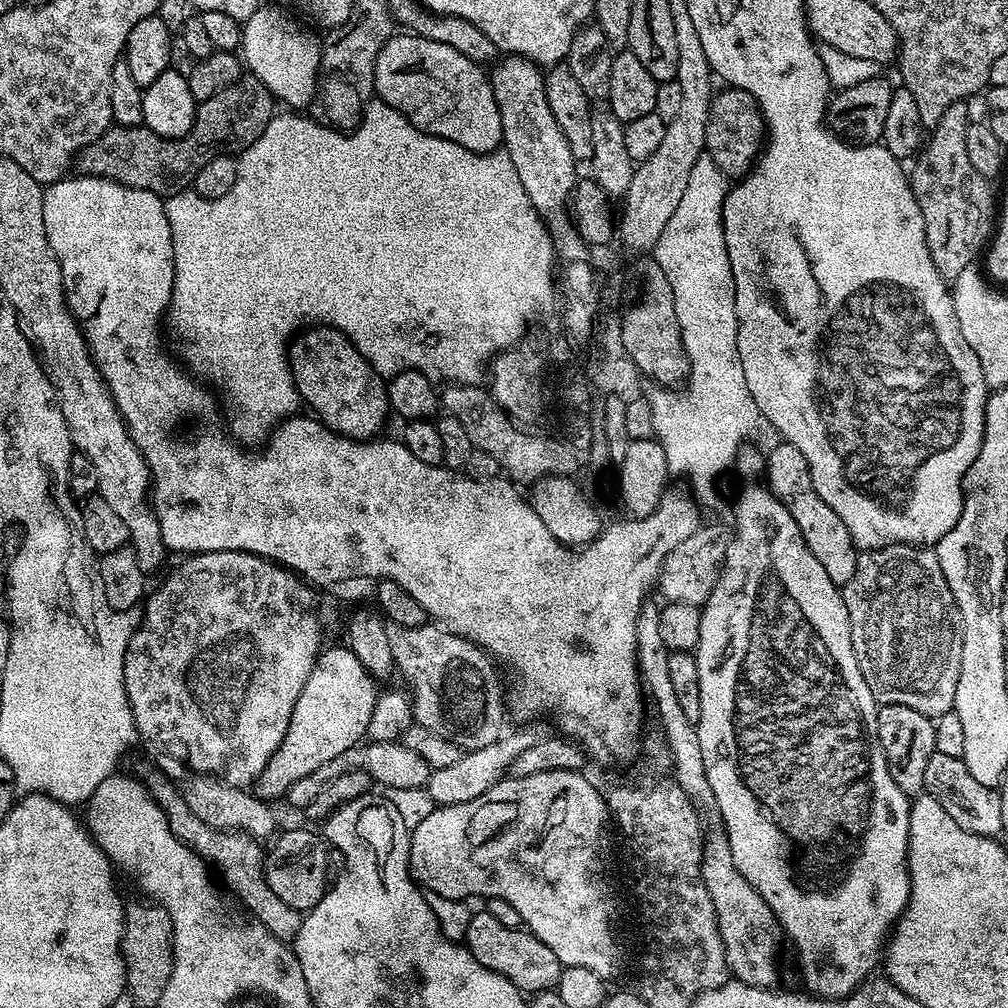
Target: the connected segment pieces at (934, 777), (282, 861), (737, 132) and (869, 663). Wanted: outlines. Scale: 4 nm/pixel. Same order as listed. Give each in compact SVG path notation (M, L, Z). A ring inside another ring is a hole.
M936 751L926 762L926 778L924 786L927 795L930 795L939 802L942 810L958 822L958 826L967 832L973 832L979 836L1000 836L1002 830L1002 802L1000 801L999 791L995 788L982 786L974 774L966 767L963 759L959 756L942 754Z
M292 828L289 832L282 832L275 837L276 845L267 849L264 858L266 882L270 882L270 890L274 890L274 894L286 902L286 906L294 906L304 914L323 898L330 887L327 870L329 845L308 828Z
M724 86L713 95L710 114L706 118L706 142L704 150L707 159L722 170L729 178L743 178L752 171L766 143L766 121L760 115L760 103L741 88Z
M886 544L883 548L861 551L856 558L854 578L842 585L842 591L850 614L852 649L877 705L910 706L910 710L933 718L953 711L962 666L964 627L954 594L950 594L950 586L942 578L935 551L918 544Z

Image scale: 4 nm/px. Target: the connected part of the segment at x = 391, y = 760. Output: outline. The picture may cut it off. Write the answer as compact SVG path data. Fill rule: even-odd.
M372 740L371 742L361 742L355 744L350 750L342 750L338 758L330 758L326 766L318 766L318 770L306 774L306 778L298 778L294 786L290 786L286 797L287 803L290 802L300 810L306 810L314 798L318 798L318 790L326 786L338 774L346 774L352 768L361 768L370 774L370 778L377 785L384 784L385 789L390 788L424 788L432 776L433 768L428 765L426 758L422 754L417 754L415 750L410 750L403 742L394 740Z

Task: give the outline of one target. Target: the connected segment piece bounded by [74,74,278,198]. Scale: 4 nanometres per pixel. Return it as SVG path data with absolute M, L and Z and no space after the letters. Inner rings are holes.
M248 74L226 90L218 90L218 94L199 101L196 106L194 126L180 140L167 140L154 134L154 130L139 124L125 128L113 126L107 128L98 139L74 157L74 168L81 176L97 176L99 180L118 182L122 186L130 186L138 190L150 190L155 196L167 198L191 189L198 170L202 170L206 162L219 156L236 156L248 149L262 134L262 130L266 130L266 126L277 111L276 107L278 108L277 101L270 94L268 87L255 76Z

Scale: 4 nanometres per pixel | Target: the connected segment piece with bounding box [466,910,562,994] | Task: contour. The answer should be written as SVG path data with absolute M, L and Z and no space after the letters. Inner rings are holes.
M480 910L473 915L466 935L466 947L490 970L510 978L514 986L520 988L521 993L535 994L555 989L560 980L562 965L546 946L533 932L525 930L523 927L511 928L498 922L488 911Z

